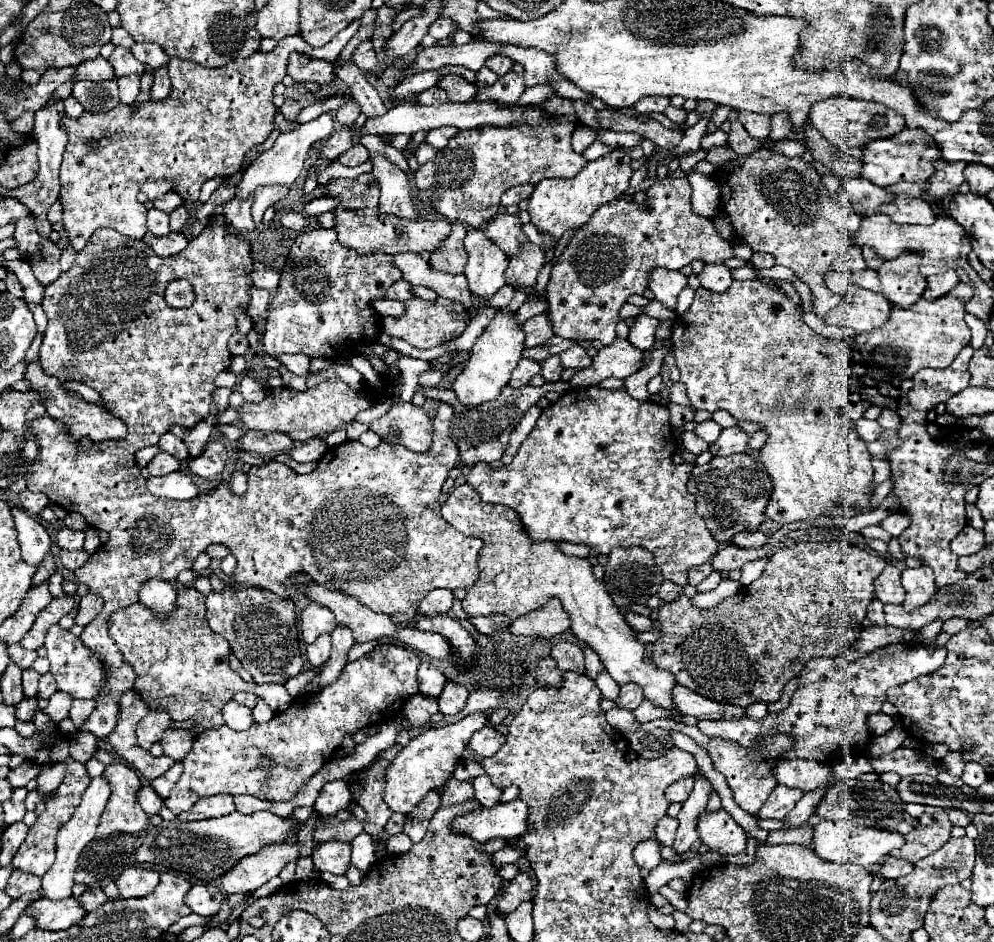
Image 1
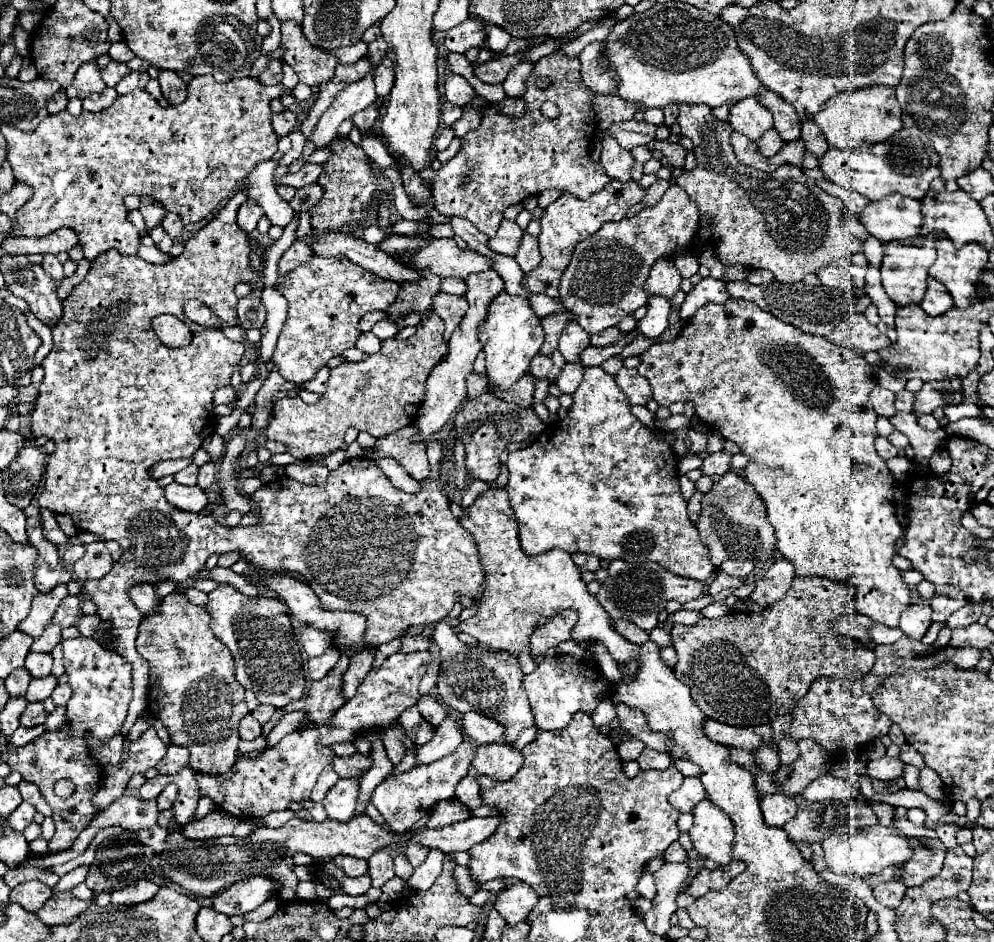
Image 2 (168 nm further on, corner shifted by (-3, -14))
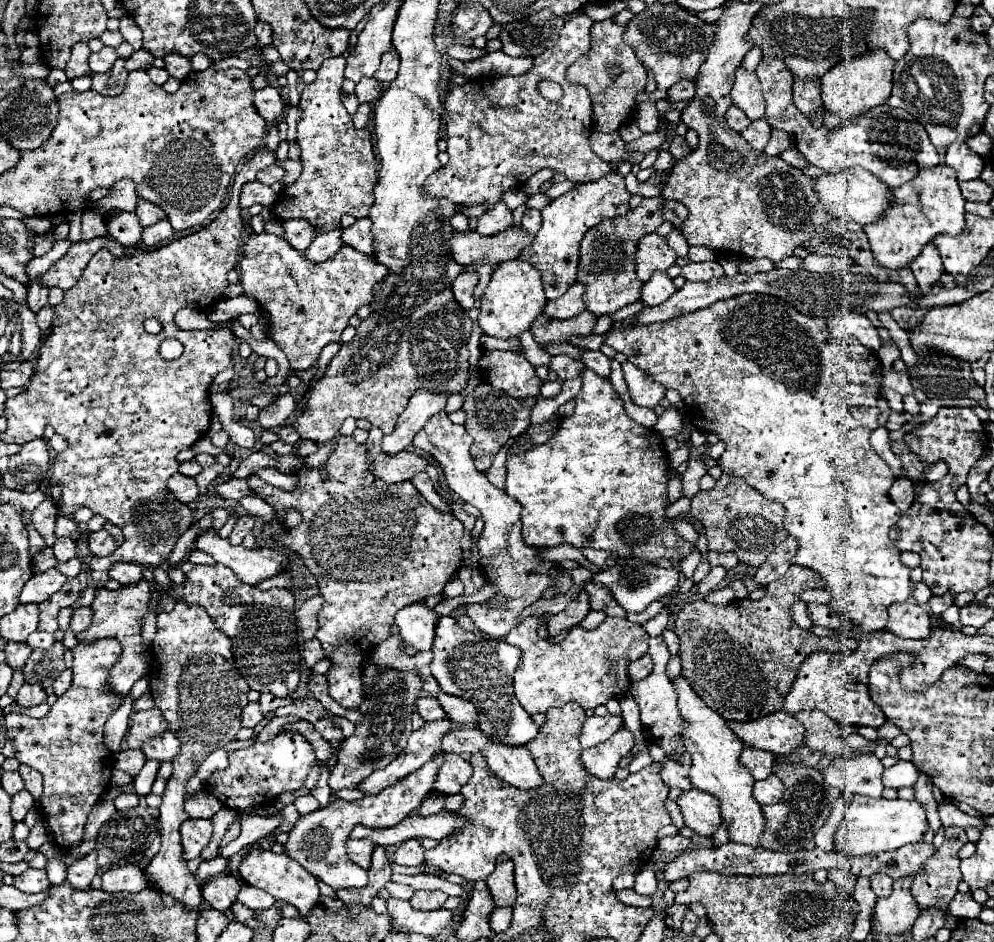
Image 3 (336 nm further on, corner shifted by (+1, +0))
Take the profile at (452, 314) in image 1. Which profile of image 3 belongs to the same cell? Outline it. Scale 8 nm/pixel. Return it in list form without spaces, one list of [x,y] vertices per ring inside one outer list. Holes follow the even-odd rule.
[[[463,272],[463,274],[459,274],[455,280],[453,280],[453,296],[455,296],[455,302],[465,310],[465,312],[469,312],[471,308],[473,308],[473,304],[475,304],[475,300],[473,300],[473,288],[475,288],[475,284],[479,282],[479,276],[477,276],[477,272]]]

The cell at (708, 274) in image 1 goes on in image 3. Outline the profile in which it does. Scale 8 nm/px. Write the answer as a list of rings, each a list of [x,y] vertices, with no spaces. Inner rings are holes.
[[[691,262],[687,266],[683,266],[681,270],[683,278],[689,282],[707,282],[713,278],[721,278],[723,276],[723,268],[719,262]]]

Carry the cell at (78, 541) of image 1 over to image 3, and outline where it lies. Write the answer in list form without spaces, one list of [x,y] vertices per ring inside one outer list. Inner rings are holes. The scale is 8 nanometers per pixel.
[[[57,538],[53,550],[55,550],[55,558],[59,562],[67,562],[75,556],[75,542],[71,538]]]

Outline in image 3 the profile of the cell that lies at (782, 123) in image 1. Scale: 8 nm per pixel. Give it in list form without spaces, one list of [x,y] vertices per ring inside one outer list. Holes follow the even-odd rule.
[[[765,118],[753,120],[751,126],[741,136],[753,146],[753,150],[763,150],[771,138],[771,126]]]

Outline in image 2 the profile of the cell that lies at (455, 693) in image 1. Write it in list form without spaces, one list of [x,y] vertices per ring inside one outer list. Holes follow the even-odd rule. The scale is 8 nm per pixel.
[[[447,716],[445,722],[435,728],[435,736],[425,746],[419,746],[419,750],[415,752],[415,760],[417,764],[431,764],[455,752],[461,742],[463,742],[463,734],[457,718]]]

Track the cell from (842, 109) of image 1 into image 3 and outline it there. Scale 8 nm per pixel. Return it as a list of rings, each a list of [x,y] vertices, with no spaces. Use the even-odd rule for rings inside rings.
[[[877,50],[877,54],[865,54],[865,58],[851,58],[849,62],[833,66],[833,70],[829,70],[825,78],[821,78],[821,98],[825,110],[829,114],[837,114],[851,120],[863,116],[875,106],[885,104],[893,88],[894,64],[895,61],[883,50]]]

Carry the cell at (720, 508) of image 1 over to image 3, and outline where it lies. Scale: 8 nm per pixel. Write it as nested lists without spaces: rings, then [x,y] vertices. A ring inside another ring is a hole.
[[[723,472],[711,490],[693,496],[691,514],[703,524],[711,550],[733,550],[739,562],[747,562],[755,568],[761,566],[761,562],[765,562],[765,558],[787,538],[783,528],[785,508],[773,500],[767,500],[743,478],[729,472]]]

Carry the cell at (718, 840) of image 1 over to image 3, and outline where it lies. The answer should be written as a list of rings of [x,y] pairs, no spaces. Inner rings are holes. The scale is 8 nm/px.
[[[693,788],[689,792],[683,792],[679,796],[677,804],[683,812],[685,826],[689,826],[699,836],[711,838],[723,824],[721,806],[719,806],[717,798],[713,798],[711,794],[705,794],[705,792]]]

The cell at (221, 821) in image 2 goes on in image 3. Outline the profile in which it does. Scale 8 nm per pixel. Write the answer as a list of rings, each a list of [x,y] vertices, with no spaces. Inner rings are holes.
[[[189,818],[181,824],[181,842],[185,860],[197,858],[207,846],[213,834],[213,822],[209,818]]]

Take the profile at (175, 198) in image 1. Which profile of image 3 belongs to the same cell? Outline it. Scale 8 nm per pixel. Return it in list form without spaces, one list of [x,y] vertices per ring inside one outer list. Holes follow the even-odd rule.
[[[131,178],[119,180],[113,184],[113,188],[109,190],[109,194],[105,198],[101,198],[95,208],[97,212],[105,214],[109,210],[135,210],[137,208],[137,190],[135,190],[135,182]]]

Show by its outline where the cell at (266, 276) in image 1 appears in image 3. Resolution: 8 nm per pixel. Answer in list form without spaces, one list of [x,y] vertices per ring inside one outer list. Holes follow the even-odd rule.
[[[333,230],[327,234],[319,234],[313,240],[313,244],[302,253],[311,262],[323,262],[325,258],[331,258],[341,246],[343,246],[343,242],[339,238],[339,230]]]

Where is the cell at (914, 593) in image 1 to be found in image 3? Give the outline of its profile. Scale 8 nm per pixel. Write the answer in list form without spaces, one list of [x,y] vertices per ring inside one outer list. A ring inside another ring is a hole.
[[[915,600],[907,602],[895,602],[889,606],[889,620],[887,620],[887,630],[897,634],[899,638],[929,638],[931,630],[931,616],[929,610]]]

